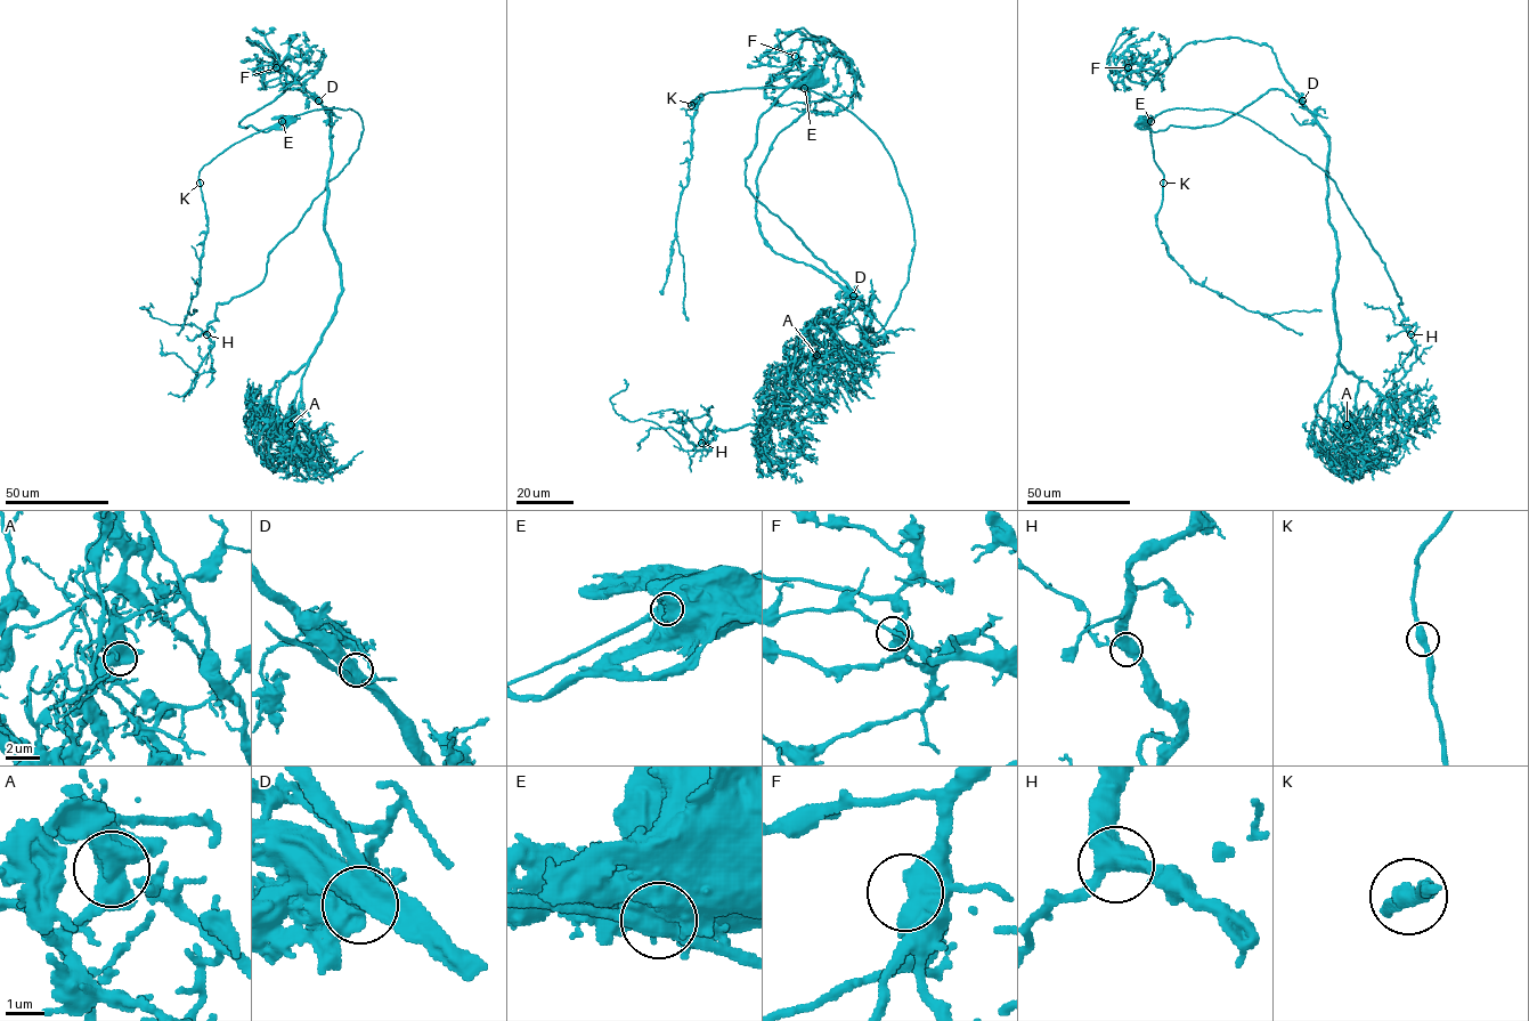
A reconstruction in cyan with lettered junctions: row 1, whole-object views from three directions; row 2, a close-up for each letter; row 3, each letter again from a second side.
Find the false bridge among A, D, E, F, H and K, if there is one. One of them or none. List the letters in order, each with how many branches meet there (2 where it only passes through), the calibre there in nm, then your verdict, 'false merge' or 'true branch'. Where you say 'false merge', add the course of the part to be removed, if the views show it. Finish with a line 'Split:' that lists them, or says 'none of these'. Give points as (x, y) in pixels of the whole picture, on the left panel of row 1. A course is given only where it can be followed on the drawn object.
A: 3 branches meet; 500 nm thick; true branch
D: 2 branches meet; 600 nm thick; true branch
E: 2 branches meet; 800 nm thick; false merge; foreign part runs (283, 121), (349, 108), (364, 129), (263, 280), (216, 306), (206, 332), (154, 318), (139, 308), (151, 302)
F: 2 branches meet; 550 nm thick; true branch
H: 3 branches meet; 480 nm thick; true branch
K: 2 branches meet; 440 nm thick; true branch
Split: E

